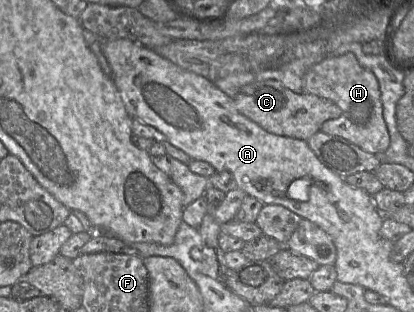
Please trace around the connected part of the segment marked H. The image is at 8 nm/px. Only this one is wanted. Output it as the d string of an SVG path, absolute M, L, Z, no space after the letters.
M352 53L327 58L310 67L304 76L304 92L334 102L342 111L336 119L325 121L320 130L357 145L365 152L382 155L390 145L383 117L381 92L376 76L363 68Z

